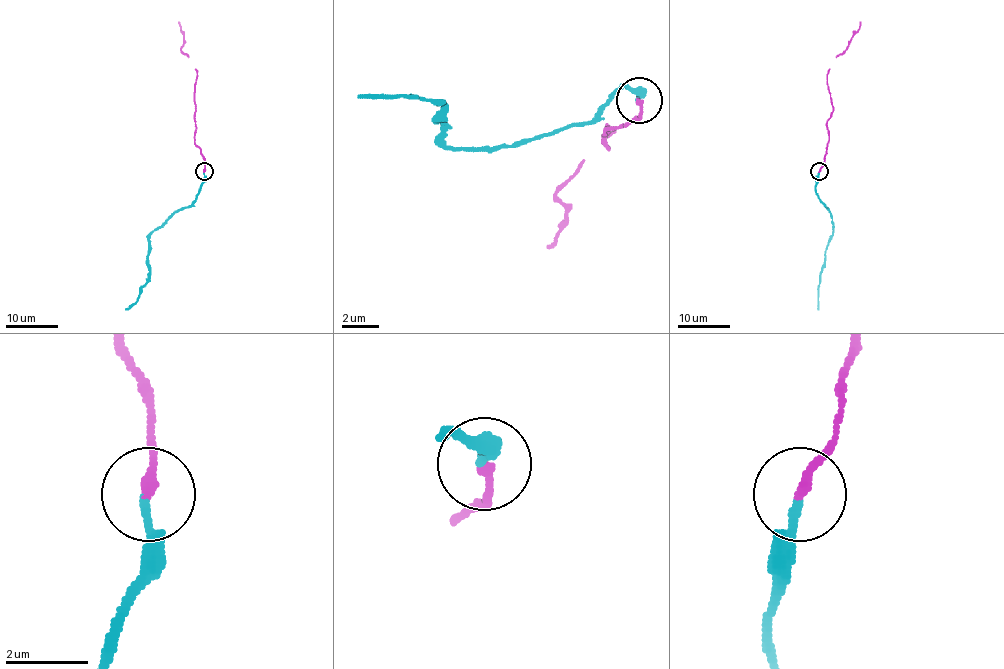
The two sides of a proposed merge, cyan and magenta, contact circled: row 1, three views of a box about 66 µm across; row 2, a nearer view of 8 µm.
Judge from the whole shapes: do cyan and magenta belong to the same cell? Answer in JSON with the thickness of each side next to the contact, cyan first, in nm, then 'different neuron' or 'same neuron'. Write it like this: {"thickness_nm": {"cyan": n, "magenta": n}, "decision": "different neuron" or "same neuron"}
{"thickness_nm": {"cyan": 180, "magenta": 260}, "decision": "different neuron"}

